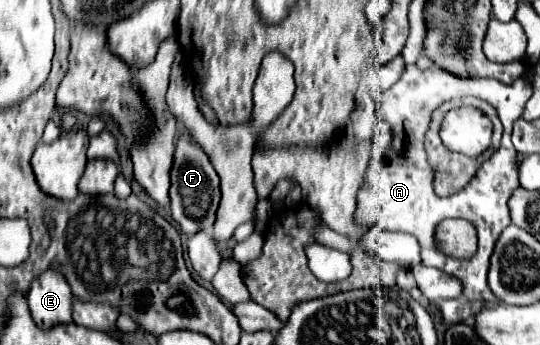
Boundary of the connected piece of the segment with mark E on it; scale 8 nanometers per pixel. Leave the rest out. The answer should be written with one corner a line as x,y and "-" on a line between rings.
46,269
38,279
34,279
28,305
38,327
46,329
58,323
72,321
72,291
64,275
54,269

